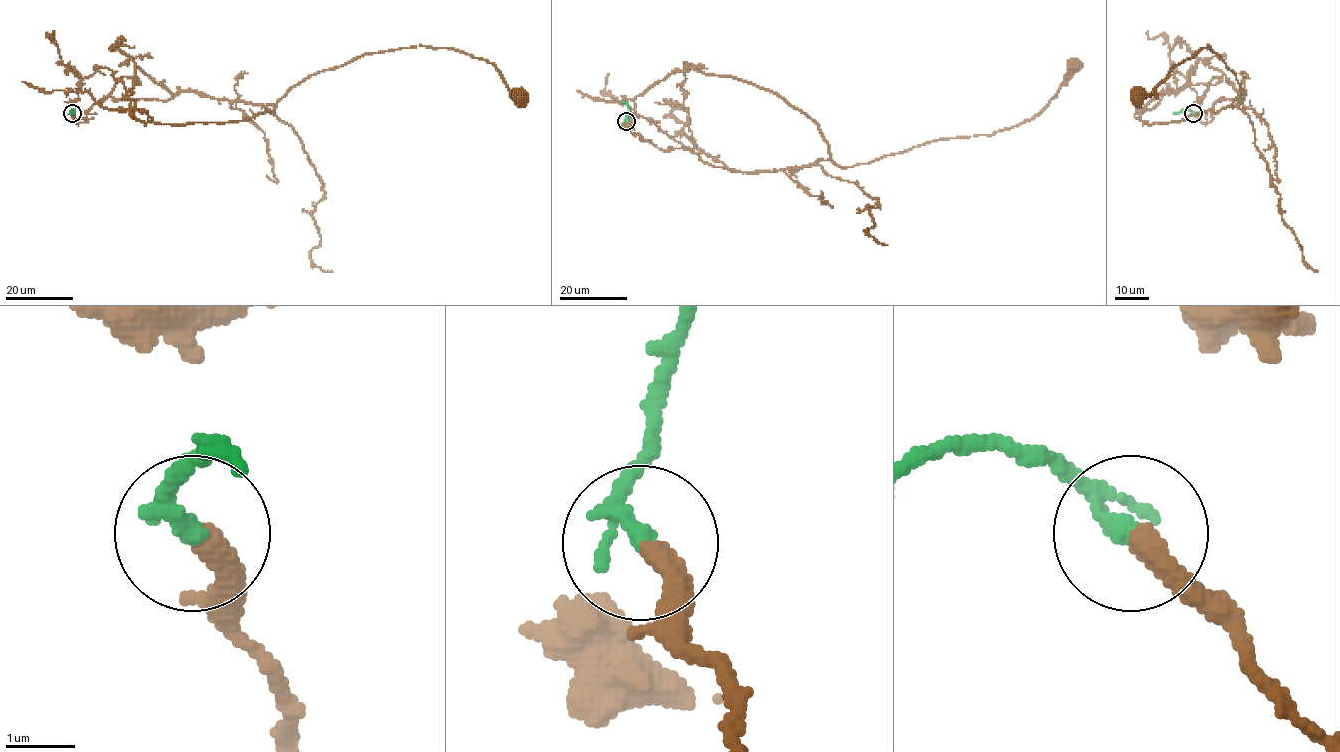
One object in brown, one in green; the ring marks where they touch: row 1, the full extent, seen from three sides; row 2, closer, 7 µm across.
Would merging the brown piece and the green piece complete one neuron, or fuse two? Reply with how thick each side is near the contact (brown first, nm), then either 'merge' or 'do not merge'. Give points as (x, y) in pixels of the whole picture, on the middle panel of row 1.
360/190 nm | merge

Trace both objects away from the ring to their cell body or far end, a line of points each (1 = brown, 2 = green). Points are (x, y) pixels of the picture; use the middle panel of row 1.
1: (626, 121), (641, 139), (689, 149), (714, 166), (776, 171), (830, 160), (844, 168), (1034, 118), (1073, 66)
2: (626, 121), (629, 109), (623, 102)

